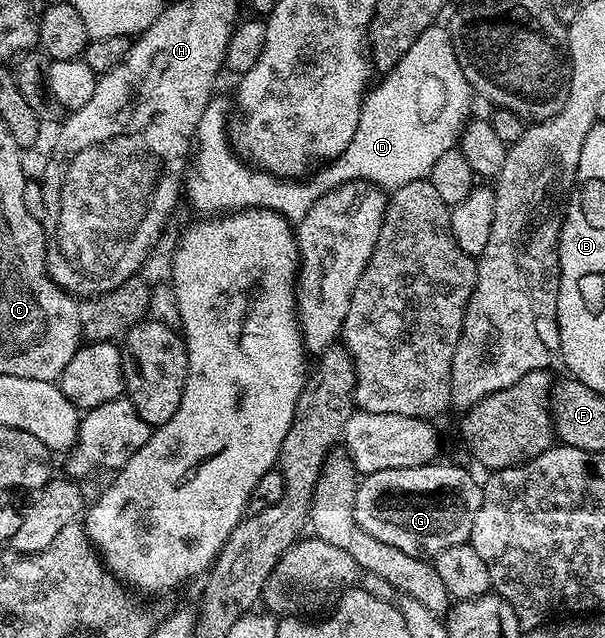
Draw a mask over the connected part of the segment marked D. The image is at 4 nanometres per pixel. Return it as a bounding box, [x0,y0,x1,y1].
[186,23,474,223]

